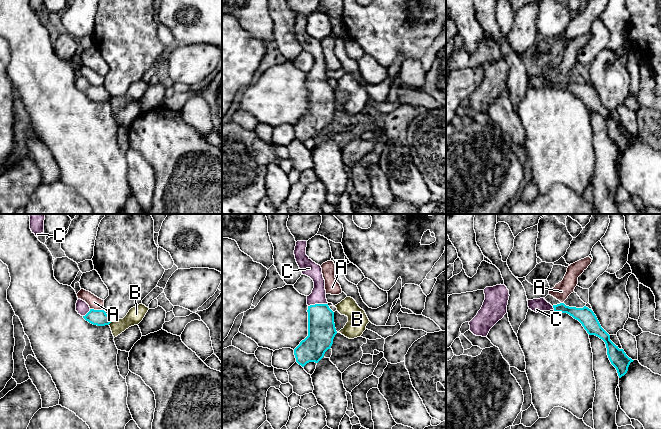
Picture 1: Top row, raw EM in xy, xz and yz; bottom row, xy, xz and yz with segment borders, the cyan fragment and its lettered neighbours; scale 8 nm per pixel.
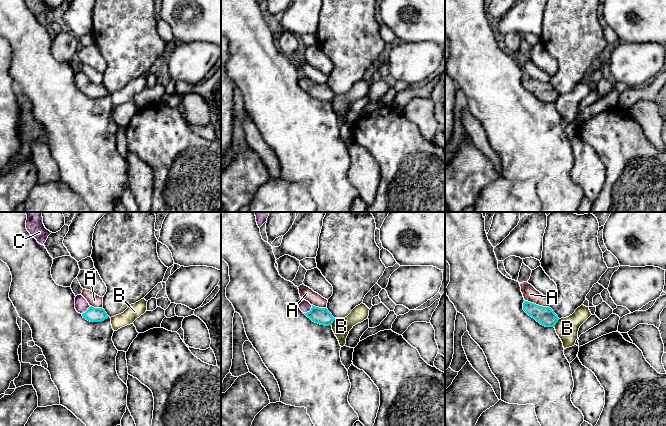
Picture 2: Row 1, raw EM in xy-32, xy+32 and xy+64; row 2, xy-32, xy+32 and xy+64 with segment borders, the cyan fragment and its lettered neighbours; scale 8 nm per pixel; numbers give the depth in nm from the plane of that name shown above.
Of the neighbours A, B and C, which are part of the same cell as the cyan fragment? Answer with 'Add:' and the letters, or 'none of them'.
Add: C

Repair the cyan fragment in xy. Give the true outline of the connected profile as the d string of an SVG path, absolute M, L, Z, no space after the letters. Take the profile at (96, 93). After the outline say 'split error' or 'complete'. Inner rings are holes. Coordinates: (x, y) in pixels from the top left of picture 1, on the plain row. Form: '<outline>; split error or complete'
M81 75L77 76L76 87L93 101L105 102L109 101L112 97L104 86L91 85L89 81Z; split error

